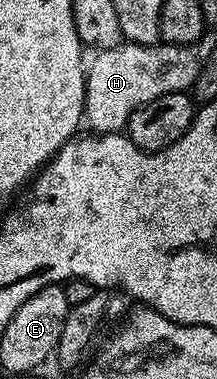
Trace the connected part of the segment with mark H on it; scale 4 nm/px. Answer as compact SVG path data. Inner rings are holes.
M125 42L113 50L100 51L94 57L97 59L91 64L88 63L83 122L92 133L115 134L124 131L129 125L131 112L178 89L177 82L173 79L173 70L169 67L173 62L174 51L169 48L161 49ZM157 62L161 66L157 66Z

